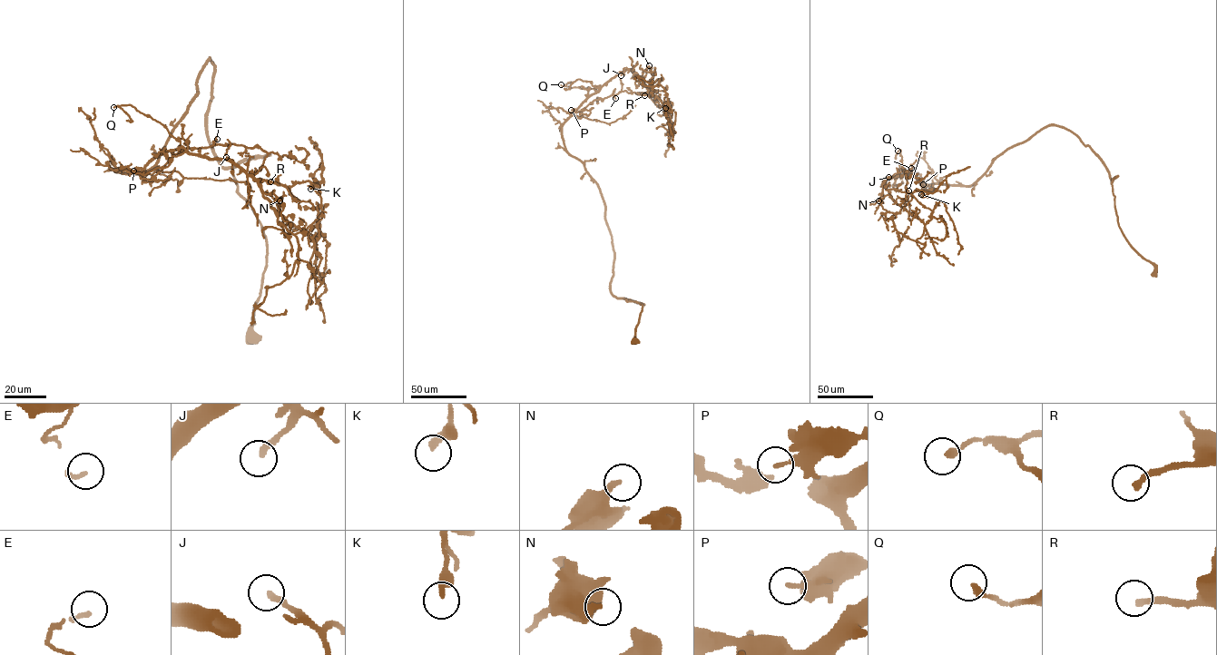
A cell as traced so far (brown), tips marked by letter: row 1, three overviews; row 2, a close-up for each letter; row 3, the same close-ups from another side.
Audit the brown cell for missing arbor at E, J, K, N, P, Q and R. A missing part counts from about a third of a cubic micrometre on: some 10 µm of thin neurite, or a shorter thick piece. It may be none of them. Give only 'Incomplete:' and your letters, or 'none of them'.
Incomplete: E, J, R

